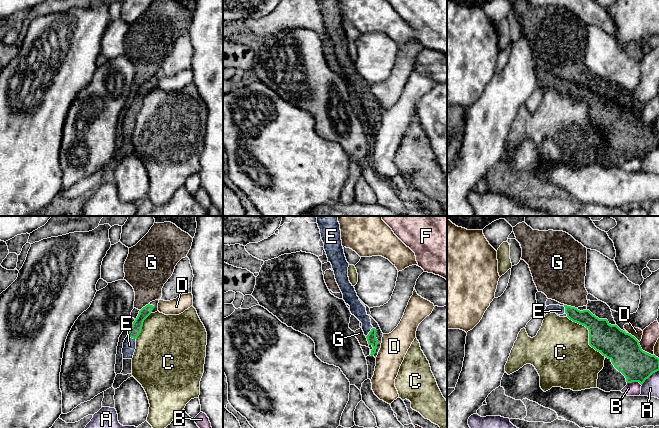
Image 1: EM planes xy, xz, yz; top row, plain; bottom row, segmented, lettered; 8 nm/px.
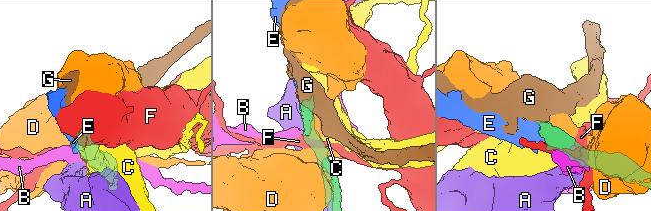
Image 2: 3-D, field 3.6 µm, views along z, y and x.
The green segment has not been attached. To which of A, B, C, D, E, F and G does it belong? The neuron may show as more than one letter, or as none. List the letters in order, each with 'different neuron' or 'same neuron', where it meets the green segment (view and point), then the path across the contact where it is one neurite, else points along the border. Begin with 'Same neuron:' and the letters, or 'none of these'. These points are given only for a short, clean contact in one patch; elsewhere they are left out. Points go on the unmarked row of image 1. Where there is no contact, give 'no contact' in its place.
Same neuron: E
A: different neuron; contact yz (649, 152)
B: different neuron; contact yz (634, 157)
C: different neuron; contact yz (589, 111)
D: different neuron; contact yz (633, 112)
E: same neuron; contact xy (131, 113)
F: different neuron; contact yz (644, 127); border yz (638, 118), (643, 126), (653, 131)
G: different neuron; contact yz (570, 82); border yz (564, 80), (576, 84)

